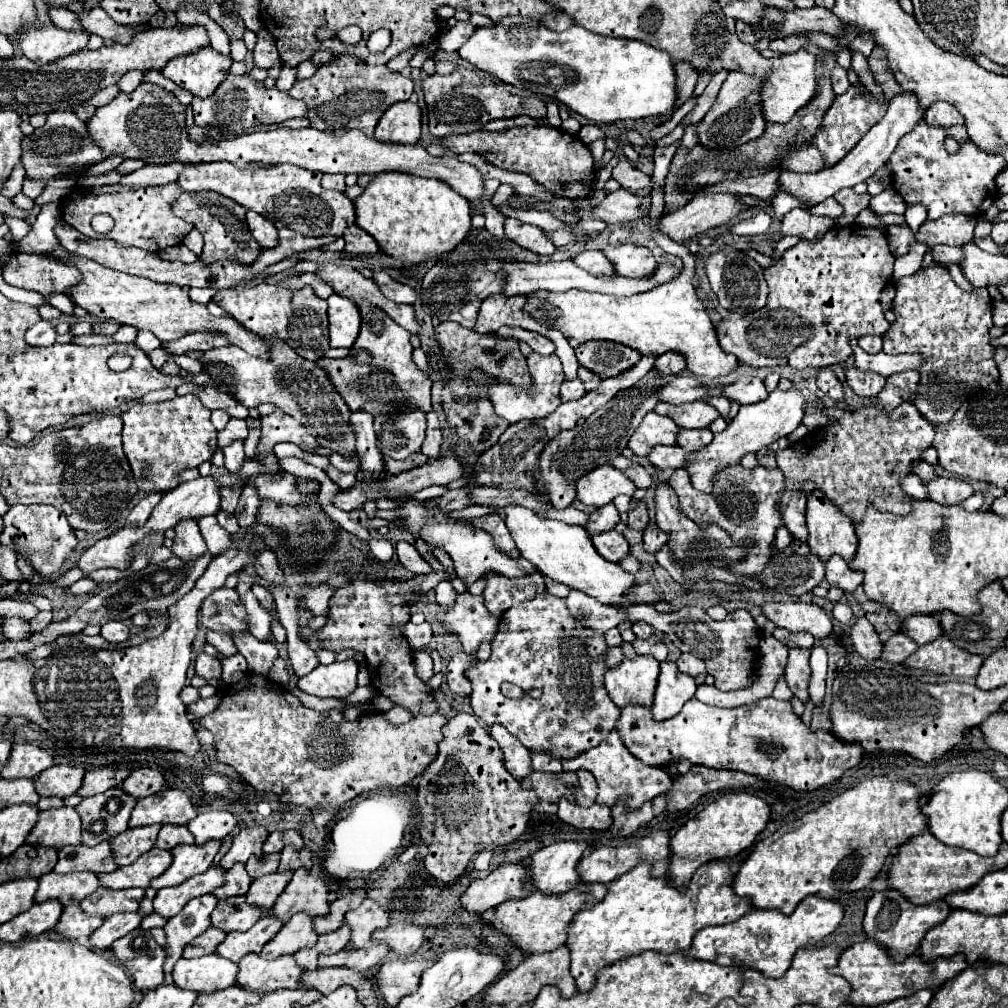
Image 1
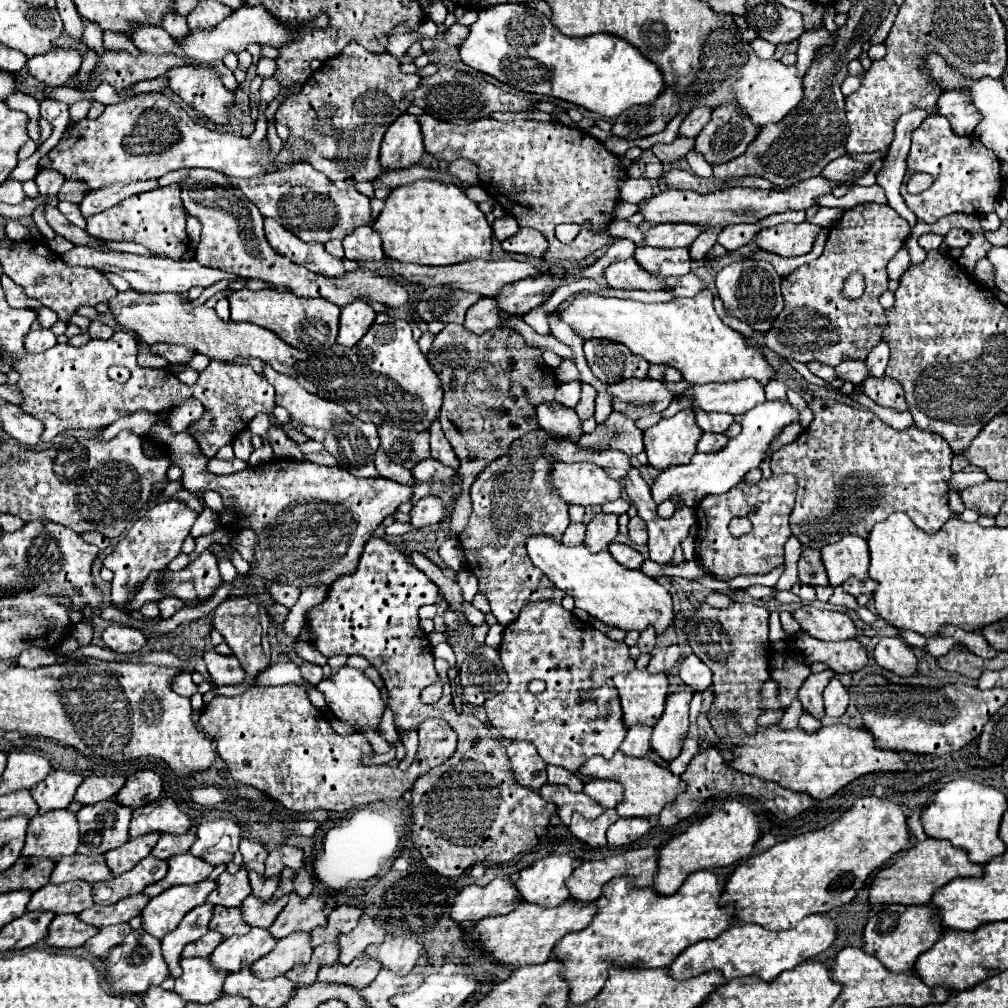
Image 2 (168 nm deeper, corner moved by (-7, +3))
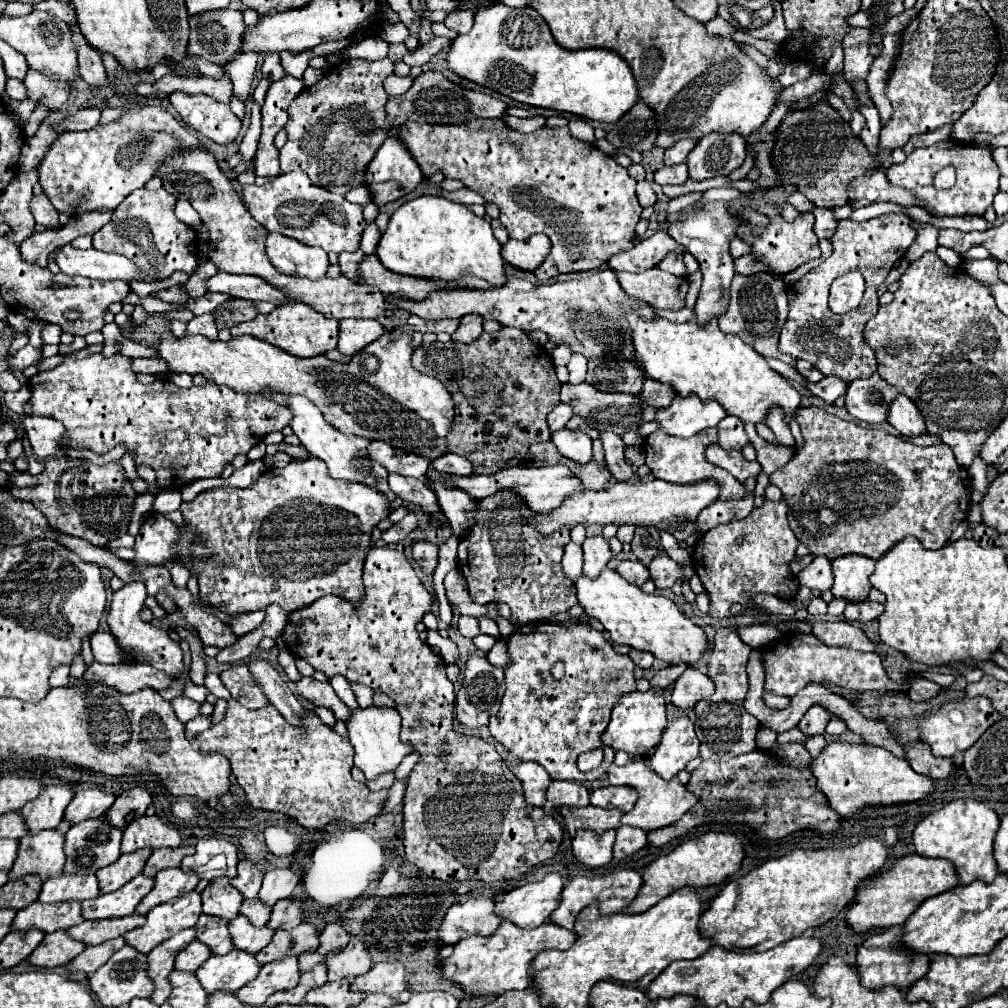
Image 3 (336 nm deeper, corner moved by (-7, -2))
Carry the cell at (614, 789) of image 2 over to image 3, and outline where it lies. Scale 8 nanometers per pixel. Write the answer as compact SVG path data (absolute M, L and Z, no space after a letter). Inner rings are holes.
M600 787L600 789L594 789L590 793L590 803L596 805L596 807L604 807L604 809L620 809L620 811L630 811L632 805L636 803L638 795L632 787Z

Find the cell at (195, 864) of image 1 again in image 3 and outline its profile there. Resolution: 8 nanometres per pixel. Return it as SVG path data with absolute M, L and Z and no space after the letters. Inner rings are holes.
M170 867L164 869L156 875L156 887L140 901L140 905L136 907L136 911L140 911L142 915L146 915L152 907L156 907L158 903L170 901L182 893L192 891L198 885L200 877L196 873L186 873L180 867Z

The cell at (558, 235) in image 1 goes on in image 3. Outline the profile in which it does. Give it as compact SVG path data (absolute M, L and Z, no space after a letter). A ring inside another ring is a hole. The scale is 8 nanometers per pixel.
M472 119L466 125L428 125L408 121L400 127L398 135L414 155L424 177L442 171L448 179L460 179L488 203L498 205L500 221L512 239L528 239L534 233L550 237L552 251L534 271L542 283L560 273L598 269L606 265L612 255L628 251L634 245L634 227L640 221L642 211L634 193L636 179L632 179L628 169L618 165L610 155L598 151L596 145L572 137L568 127L540 127L536 133L526 135L522 131L512 131L502 119Z

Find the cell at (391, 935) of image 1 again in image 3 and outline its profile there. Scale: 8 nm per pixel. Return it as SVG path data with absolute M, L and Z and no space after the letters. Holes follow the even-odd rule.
M376 963L368 973L352 979L352 989L364 993L388 993L398 999L398 995L406 989L404 977L402 963Z

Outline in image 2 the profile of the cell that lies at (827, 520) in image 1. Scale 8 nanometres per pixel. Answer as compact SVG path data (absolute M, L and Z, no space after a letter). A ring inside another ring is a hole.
M846 534L836 544L824 546L820 552L830 578L830 586L842 586L848 578L868 578L870 554L864 538Z

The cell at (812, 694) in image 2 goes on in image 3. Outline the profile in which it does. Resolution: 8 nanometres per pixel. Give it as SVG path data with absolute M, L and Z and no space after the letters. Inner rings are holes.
M812 705L800 719L798 727L804 735L816 735L816 733L824 733L828 721L830 721L830 713L822 705Z

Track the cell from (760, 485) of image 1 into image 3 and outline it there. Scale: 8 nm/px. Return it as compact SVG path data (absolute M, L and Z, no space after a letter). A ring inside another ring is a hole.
M784 497L780 501L764 499L764 503L754 507L746 519L716 525L698 539L692 549L692 565L710 595L712 617L724 619L730 615L732 603L740 603L746 611L760 615L760 621L766 621L766 617L762 617L764 613L750 603L754 593L772 593L782 601L792 601L796 597L798 581L786 565L796 557L798 539L788 527L786 513L788 507ZM740 535L744 535L744 543L736 545L736 537Z

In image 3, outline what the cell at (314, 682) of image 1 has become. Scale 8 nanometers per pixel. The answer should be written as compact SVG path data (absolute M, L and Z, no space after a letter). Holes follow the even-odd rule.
M356 707L350 711L350 717L344 721L348 729L348 737L352 747L356 749L354 755L354 765L366 775L366 779L374 779L376 775L384 771L394 771L400 761L412 753L412 749L400 741L400 715L394 707Z

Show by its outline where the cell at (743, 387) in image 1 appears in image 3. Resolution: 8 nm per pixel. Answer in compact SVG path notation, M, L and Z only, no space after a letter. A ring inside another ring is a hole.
M676 395L670 407L658 409L656 421L664 431L678 437L692 437L702 429L718 425L726 411L716 401L702 401L698 395Z

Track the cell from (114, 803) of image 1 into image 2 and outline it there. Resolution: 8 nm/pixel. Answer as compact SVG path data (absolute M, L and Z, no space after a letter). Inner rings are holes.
M114 798L92 806L82 806L76 816L80 830L80 846L76 854L106 854L128 840L132 810L120 806Z

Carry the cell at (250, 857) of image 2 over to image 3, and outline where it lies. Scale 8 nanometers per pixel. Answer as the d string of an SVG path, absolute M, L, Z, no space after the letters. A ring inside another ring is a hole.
M240 859L238 863L238 875L230 879L230 883L248 899L258 897L260 883L262 883L262 871L250 861L250 859Z

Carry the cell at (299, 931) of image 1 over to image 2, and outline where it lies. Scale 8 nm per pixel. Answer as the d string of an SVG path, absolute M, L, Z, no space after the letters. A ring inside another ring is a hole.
M290 934L288 938L278 940L278 946L272 952L252 964L252 974L262 980L276 978L298 964L310 962L310 956L310 934Z

